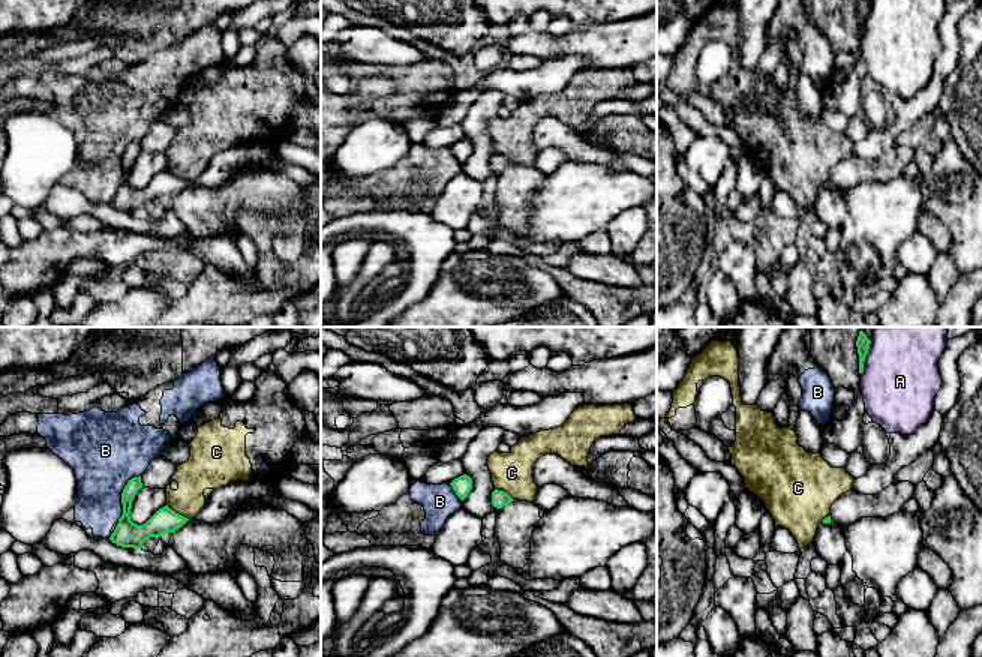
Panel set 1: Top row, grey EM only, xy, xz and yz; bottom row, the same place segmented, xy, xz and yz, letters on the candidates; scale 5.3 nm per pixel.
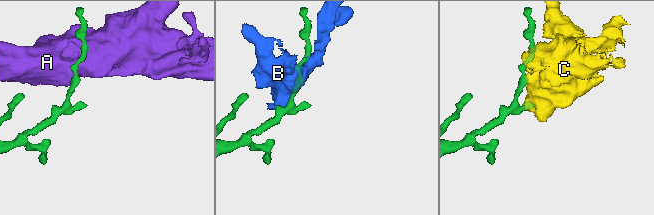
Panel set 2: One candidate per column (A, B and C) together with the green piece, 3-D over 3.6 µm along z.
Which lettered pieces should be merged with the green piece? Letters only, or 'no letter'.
no letter

